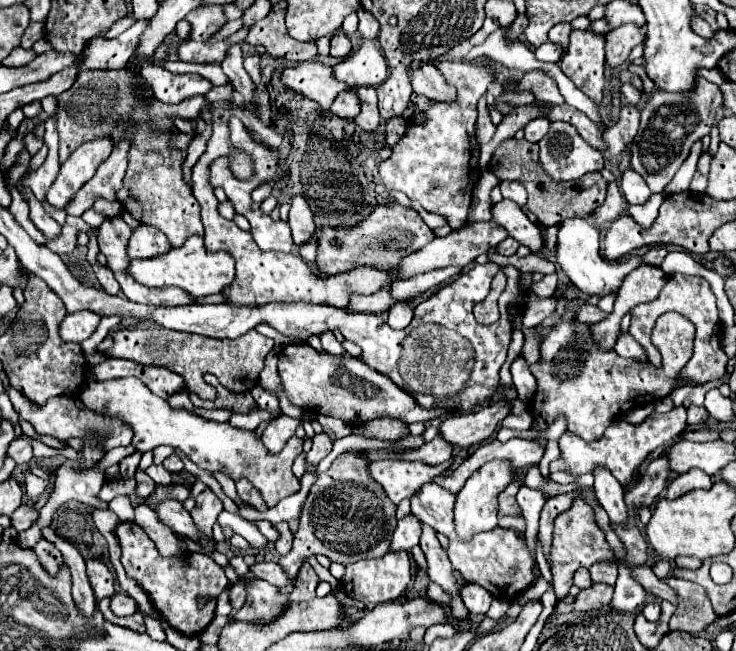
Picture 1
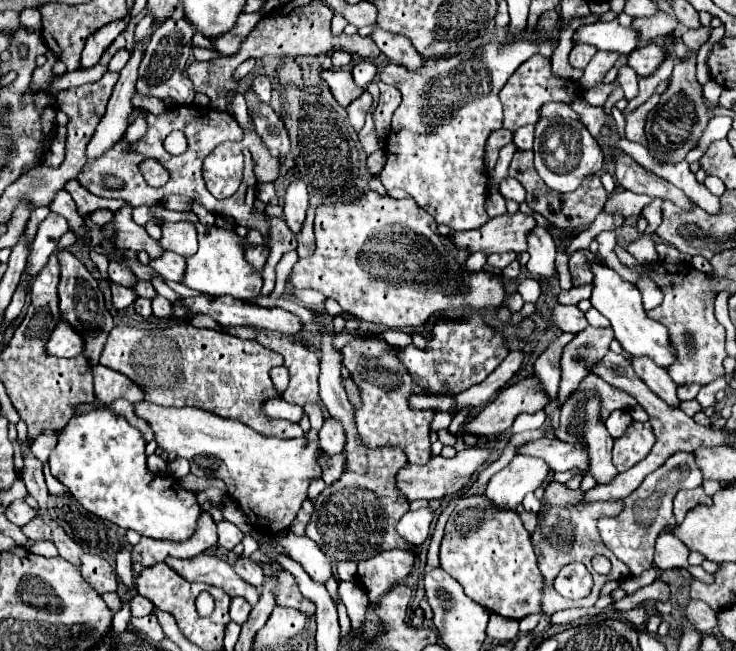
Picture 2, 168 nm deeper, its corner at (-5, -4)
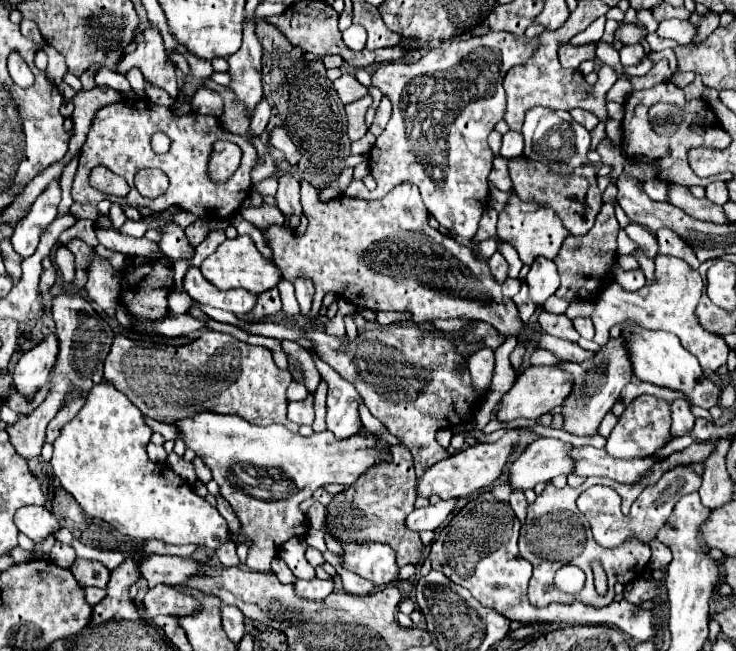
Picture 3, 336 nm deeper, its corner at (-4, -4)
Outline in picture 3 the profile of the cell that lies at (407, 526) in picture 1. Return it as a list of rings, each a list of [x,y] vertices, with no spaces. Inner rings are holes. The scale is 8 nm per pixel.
[[[447,499],[447,501],[439,501],[437,505],[427,505],[423,509],[415,509],[407,517],[407,527],[417,533],[427,531],[427,529],[431,529],[431,531],[439,529],[455,507],[457,507],[457,499]]]

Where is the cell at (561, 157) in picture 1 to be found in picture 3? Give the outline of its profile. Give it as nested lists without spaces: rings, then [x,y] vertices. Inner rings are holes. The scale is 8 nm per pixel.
[[[545,107],[529,109],[525,123],[523,123],[523,137],[525,137],[523,155],[527,159],[535,159],[535,161],[549,165],[555,173],[565,175],[571,169],[587,163],[591,135],[583,125],[573,121],[573,117],[567,111],[553,111],[553,109],[545,109]]]

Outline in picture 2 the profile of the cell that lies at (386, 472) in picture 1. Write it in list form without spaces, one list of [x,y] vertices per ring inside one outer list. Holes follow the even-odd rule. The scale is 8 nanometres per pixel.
[[[470,447],[464,451],[458,451],[454,457],[444,459],[444,457],[432,457],[428,463],[424,465],[406,465],[404,469],[400,469],[396,473],[396,489],[408,499],[442,499],[442,497],[450,497],[456,495],[472,477],[472,473],[478,471],[478,467],[488,459],[488,451],[486,449],[478,449],[478,447]]]

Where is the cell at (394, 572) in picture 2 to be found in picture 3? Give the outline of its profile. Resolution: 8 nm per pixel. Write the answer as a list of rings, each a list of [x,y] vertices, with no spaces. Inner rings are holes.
[[[341,543],[345,549],[343,569],[373,581],[377,587],[389,585],[397,577],[395,551],[383,543]]]

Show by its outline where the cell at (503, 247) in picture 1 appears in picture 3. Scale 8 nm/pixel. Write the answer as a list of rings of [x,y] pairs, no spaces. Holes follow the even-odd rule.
[[[497,251],[489,261],[487,261],[489,269],[491,269],[491,275],[495,277],[495,281],[503,283],[507,279],[507,261],[503,259],[503,255]]]

